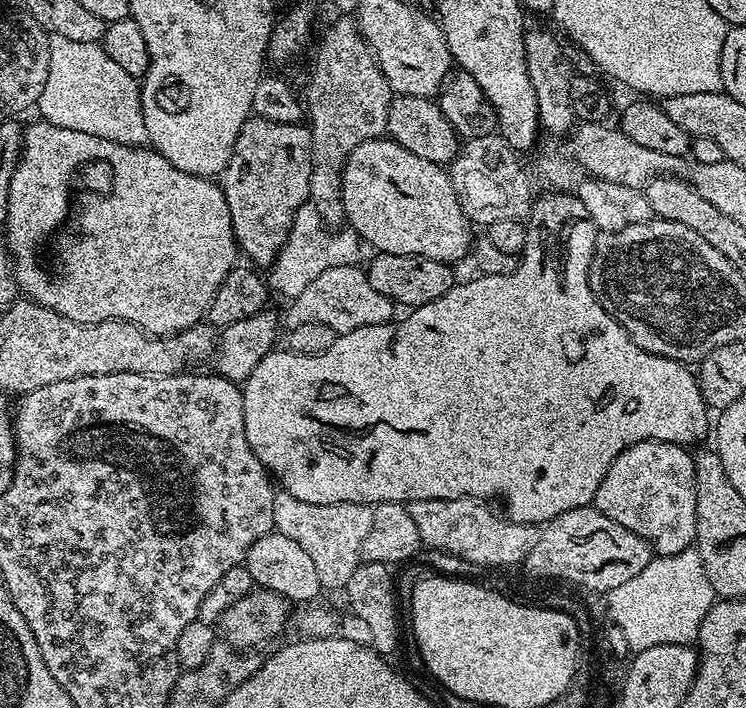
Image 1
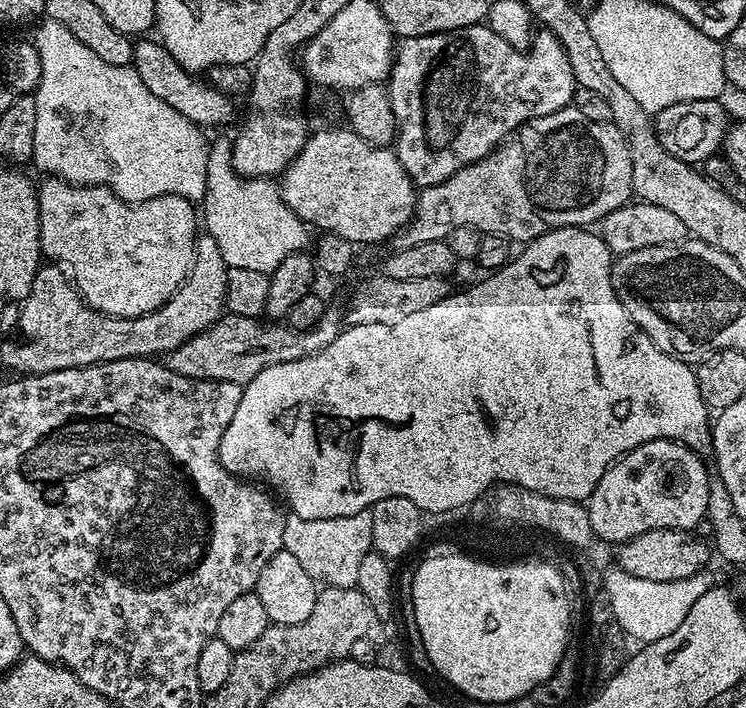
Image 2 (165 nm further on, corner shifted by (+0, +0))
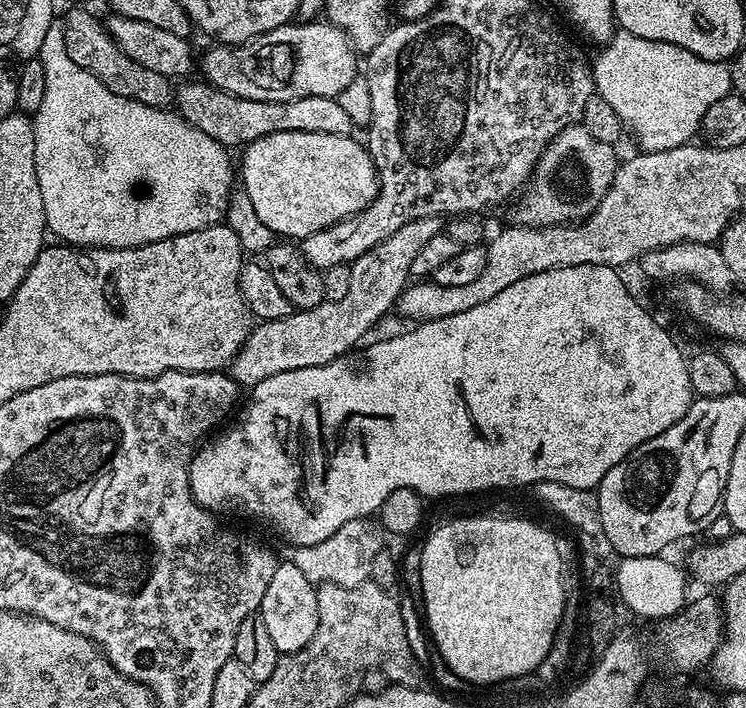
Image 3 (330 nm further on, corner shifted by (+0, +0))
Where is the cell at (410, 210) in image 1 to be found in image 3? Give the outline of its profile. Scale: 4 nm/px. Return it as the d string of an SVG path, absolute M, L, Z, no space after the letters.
M283 132L266 134L243 149L244 157L238 160L238 180L242 190L250 198L250 203L258 213L258 218L277 237L299 242L304 237L326 230L363 208L368 208L376 197L380 182L376 167L367 147L352 136L338 134L318 134L317 132Z

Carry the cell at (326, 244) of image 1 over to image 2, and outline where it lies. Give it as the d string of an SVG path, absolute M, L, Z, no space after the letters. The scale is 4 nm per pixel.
M220 136L208 146L206 158L206 194L202 201L202 224L207 235L218 242L222 258L229 268L258 270L272 273L290 254L303 252L309 247L309 225L301 220L290 206L286 206L284 195L277 181L272 178L249 178L241 176L232 165L232 140Z

